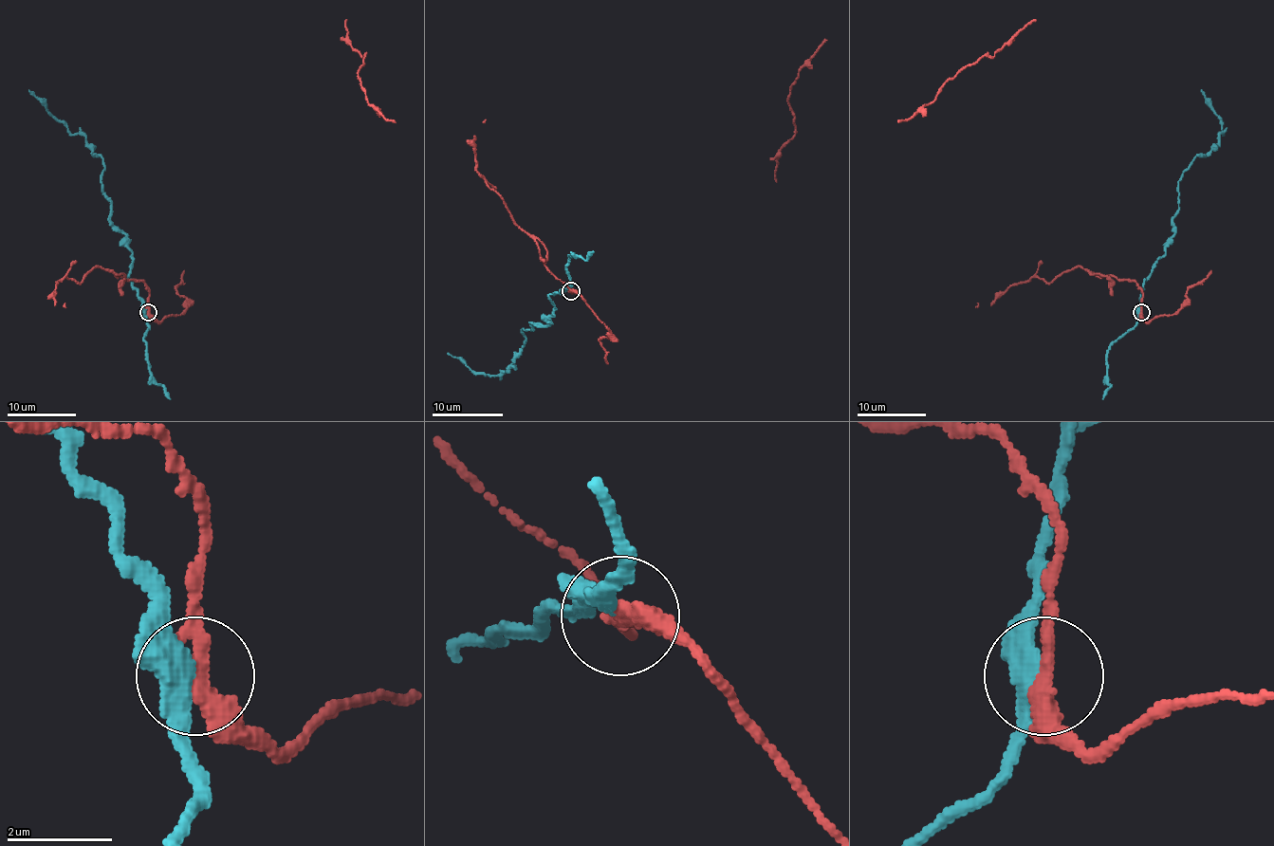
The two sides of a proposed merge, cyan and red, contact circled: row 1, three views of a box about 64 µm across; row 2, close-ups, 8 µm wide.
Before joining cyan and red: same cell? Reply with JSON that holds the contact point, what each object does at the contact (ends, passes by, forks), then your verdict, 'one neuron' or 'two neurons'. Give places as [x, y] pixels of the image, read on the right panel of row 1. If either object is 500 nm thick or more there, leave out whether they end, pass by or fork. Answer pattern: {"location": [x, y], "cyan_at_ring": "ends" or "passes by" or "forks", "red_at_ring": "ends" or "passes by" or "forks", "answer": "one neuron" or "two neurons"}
{"location": [1141, 312], "cyan_at_ring": "passes by", "red_at_ring": "passes by", "answer": "two neurons"}

